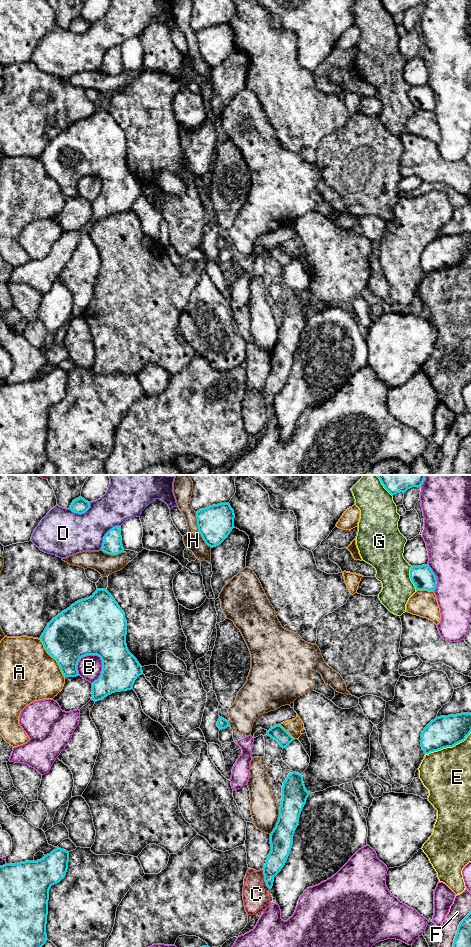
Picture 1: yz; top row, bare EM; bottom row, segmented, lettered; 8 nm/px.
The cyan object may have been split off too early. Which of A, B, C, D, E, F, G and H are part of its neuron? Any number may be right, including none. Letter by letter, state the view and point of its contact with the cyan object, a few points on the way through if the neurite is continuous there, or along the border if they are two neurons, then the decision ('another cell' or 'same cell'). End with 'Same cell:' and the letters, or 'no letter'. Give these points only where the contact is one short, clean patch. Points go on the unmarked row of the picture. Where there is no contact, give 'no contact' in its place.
A: contact yz (53, 177); another cell
B: contact yz (102, 184); another cell
C: contact yz (264, 400); another cell
D: contact yz (105, 55); another cell
E: contact yz (448, 266); another cell
F: contact yz (457, 452); another cell
G: contact yz (410, 97); another cell
H: contact yz (198, 50); another cell
Same cell: no letter

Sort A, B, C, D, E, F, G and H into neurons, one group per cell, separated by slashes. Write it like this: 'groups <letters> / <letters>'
groups A / B / C / D / E / F / G / H

